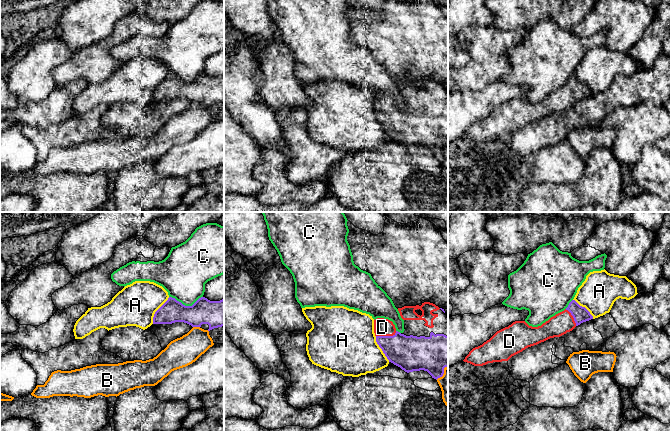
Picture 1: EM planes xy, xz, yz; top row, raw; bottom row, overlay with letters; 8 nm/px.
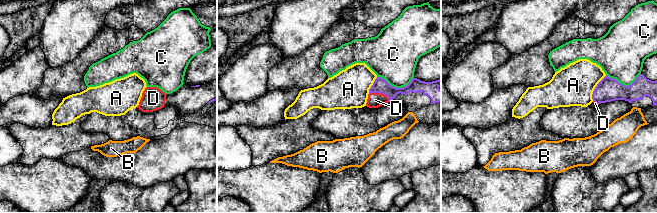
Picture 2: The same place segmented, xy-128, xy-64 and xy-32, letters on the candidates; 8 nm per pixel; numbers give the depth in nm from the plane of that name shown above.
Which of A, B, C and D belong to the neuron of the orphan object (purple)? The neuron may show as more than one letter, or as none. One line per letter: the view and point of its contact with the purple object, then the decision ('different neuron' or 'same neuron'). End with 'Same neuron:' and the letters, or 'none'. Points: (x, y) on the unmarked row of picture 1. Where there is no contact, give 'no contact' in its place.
A: xy (157, 86) | different neuron
B: xy (196, 102) | different neuron
C: xy (186, 82) | different neuron
D: xz (386, 112) | same neuron
Same neuron: D

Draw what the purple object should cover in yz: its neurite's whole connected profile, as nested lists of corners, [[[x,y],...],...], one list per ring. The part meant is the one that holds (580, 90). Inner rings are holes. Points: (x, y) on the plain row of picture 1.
[[[572,76],[564,87],[551,93],[541,102],[532,103],[525,97],[513,98],[497,107],[482,121],[473,124],[463,137],[474,142],[508,137],[526,124],[550,114],[560,113],[591,95],[593,92],[590,88]]]

